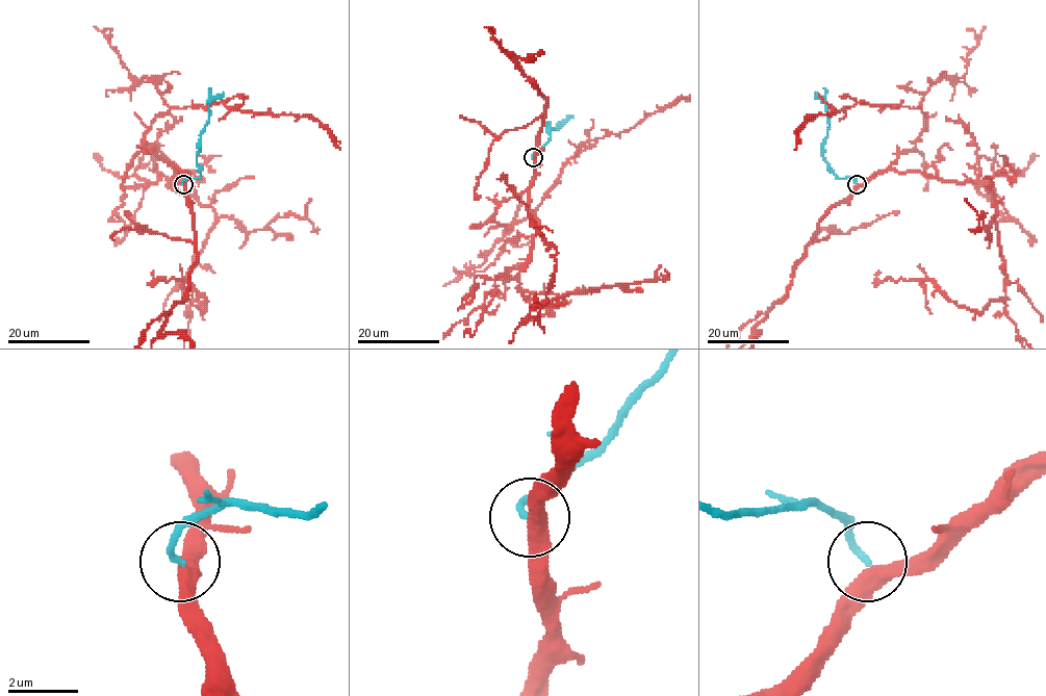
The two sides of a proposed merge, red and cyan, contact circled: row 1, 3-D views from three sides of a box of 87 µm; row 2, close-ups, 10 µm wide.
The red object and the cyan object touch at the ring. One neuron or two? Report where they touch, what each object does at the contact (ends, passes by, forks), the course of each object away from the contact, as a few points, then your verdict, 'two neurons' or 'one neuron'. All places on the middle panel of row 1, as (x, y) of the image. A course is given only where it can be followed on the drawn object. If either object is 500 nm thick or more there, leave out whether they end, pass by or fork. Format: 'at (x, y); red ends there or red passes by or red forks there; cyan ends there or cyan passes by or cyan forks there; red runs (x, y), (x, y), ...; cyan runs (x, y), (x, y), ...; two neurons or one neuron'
at (533, 157); red passes by; cyan ends there; cyan runs (533, 158), (550, 137), (546, 123), (554, 129), (573, 116); one neuron

